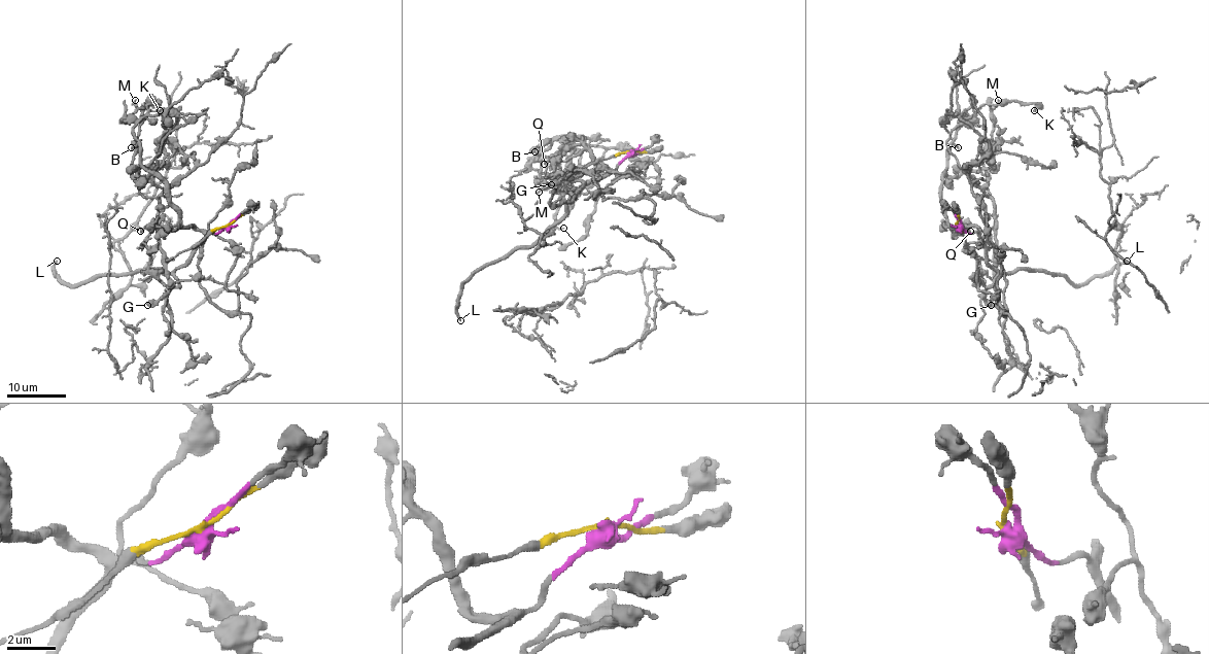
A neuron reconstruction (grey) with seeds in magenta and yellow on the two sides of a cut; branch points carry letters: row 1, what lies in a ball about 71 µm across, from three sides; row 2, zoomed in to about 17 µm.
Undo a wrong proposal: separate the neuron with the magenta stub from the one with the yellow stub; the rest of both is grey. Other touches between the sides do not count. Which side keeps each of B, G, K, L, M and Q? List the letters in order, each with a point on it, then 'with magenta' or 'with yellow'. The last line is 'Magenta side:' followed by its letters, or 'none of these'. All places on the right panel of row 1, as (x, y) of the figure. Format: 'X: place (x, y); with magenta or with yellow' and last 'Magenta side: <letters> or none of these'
B: place (958, 147); with magenta
G: place (991, 305); with magenta
K: place (1034, 110); with yellow
L: place (1127, 261); with magenta
M: place (998, 100); with yellow
Q: place (970, 231); with magenta
Magenta side: B, G, L, Q

